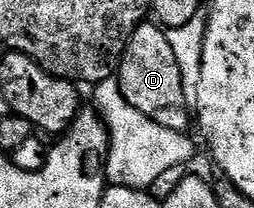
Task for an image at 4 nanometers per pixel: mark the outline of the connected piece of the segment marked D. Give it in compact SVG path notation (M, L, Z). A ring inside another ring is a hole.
M144 21L134 30L126 43L126 52L122 54L116 78L132 109L140 109L140 113L152 117L173 131L186 133L191 130L192 111L191 108L190 111L186 108L188 87L180 73L176 53L172 53L170 36L161 26Z

